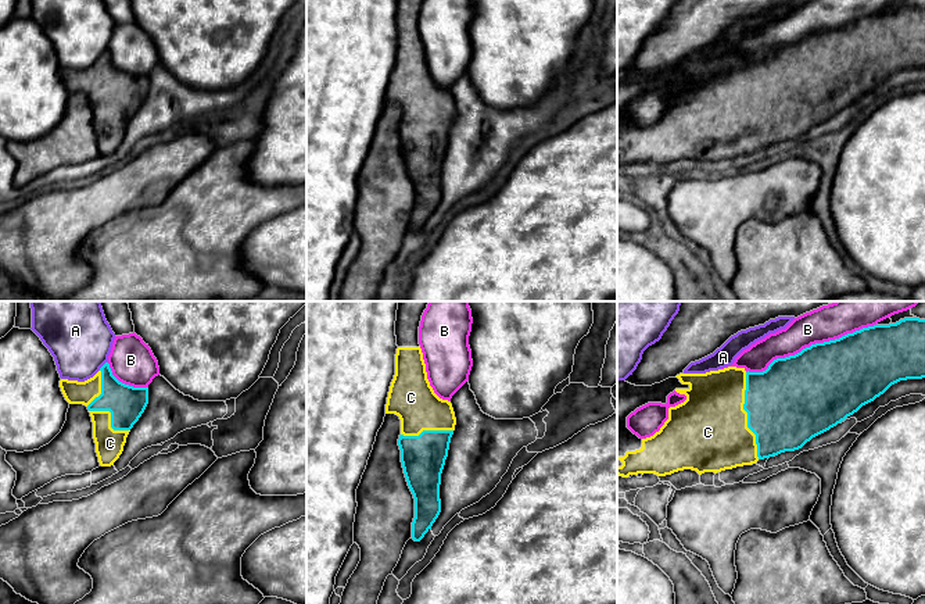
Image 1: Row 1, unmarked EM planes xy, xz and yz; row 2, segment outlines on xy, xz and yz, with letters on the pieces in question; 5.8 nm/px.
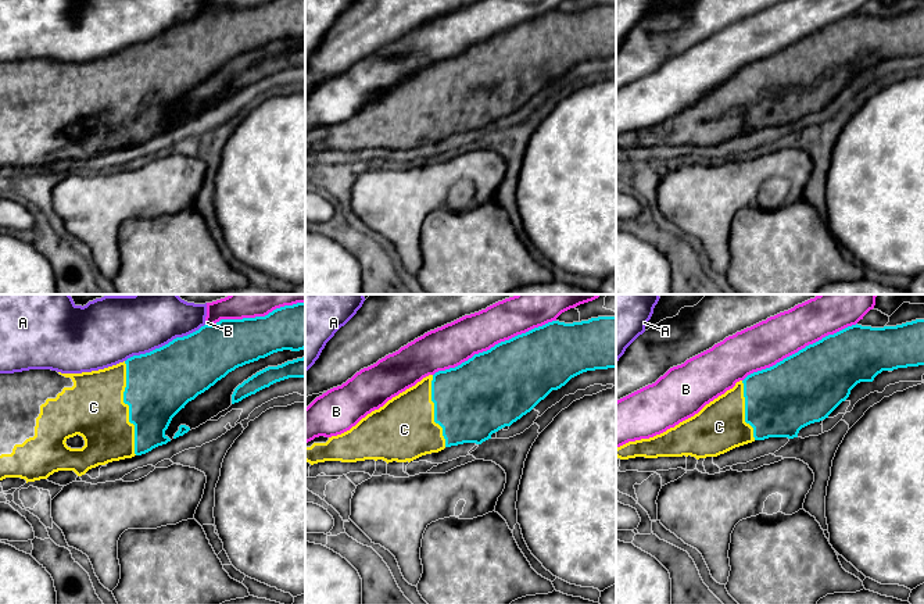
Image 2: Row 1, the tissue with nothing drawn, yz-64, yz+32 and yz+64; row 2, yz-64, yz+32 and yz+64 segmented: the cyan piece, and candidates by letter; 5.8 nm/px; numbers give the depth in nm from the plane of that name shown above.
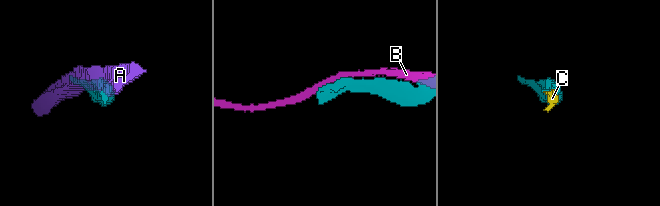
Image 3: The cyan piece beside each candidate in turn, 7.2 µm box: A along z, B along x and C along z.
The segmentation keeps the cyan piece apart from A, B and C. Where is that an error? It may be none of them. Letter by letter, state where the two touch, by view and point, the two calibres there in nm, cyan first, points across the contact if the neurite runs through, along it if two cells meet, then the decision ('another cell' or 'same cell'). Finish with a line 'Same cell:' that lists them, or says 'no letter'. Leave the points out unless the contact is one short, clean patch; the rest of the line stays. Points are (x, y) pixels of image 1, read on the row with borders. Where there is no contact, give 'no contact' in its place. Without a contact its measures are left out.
A: meets cyan in xy at (103, 365); 200 nm thick on the cyan side, 380 nm on the other; another cell
B: meets cyan in yz at (811, 345); 460 nm thick on the cyan side, 200 nm on the other; another cell
C: meets cyan in yz at (748, 415); 480 nm thick on the cyan side, 460 nm on the other; same cell
Same cell: C

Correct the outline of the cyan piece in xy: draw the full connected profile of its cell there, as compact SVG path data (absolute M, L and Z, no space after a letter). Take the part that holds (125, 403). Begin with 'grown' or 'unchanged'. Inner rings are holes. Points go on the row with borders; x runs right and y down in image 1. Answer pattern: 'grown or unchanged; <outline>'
grown; M105 362L85 382L60 380L69 404L87 407L93 422L93 439L101 467L111 467L119 458L126 437L148 404L148 387L133 387L119 382Z

